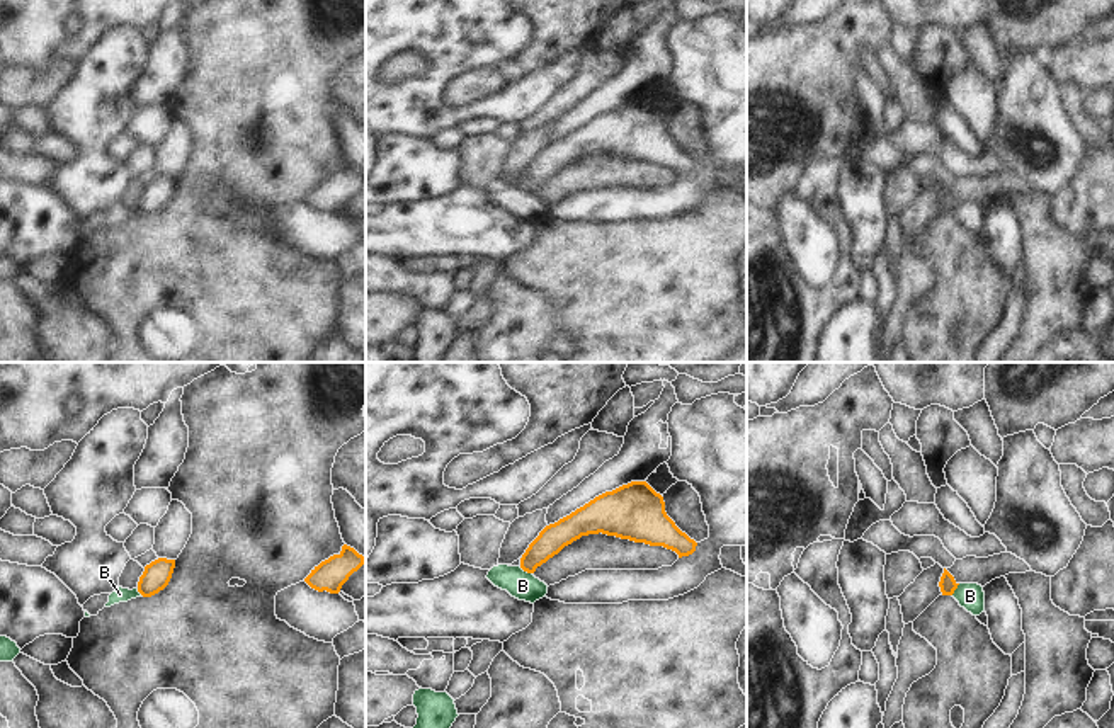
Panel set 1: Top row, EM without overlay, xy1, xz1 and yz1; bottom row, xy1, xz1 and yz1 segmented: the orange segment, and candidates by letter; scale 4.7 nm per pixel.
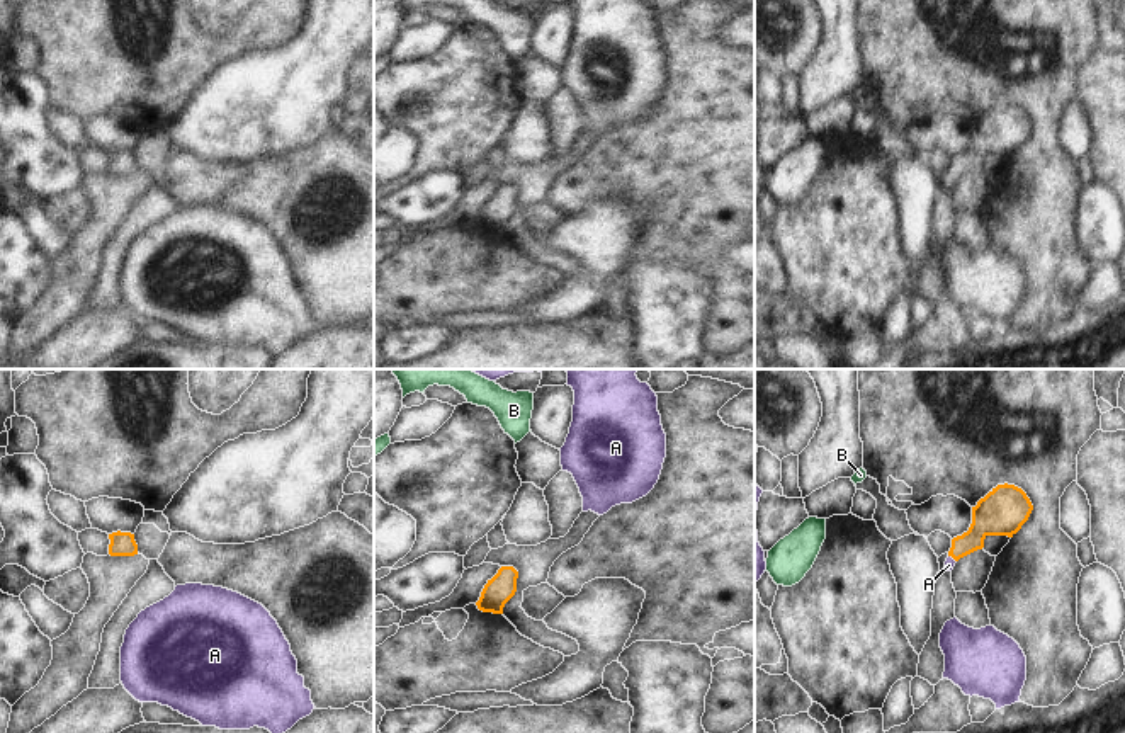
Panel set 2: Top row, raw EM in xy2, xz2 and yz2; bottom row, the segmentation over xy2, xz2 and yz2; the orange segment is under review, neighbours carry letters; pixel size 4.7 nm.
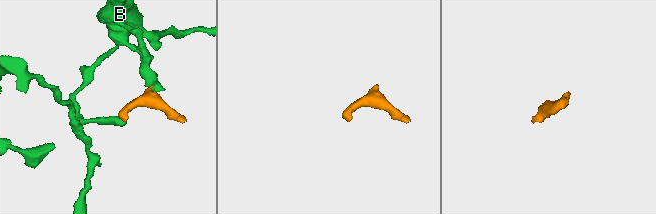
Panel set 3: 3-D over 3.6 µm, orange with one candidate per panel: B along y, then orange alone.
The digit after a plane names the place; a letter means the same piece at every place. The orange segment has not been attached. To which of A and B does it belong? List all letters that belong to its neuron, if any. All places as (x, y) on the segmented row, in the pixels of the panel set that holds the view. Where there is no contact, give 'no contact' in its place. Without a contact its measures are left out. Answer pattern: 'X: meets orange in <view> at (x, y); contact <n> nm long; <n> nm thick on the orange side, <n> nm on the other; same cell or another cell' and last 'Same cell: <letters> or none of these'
A: meets orange in yz2 at (952, 556); contact 50 nm long; 160 nm thick on the orange side, 50 nm on the other; same cell
B: meets orange in xz1 at (526, 570); contact 70 nm long; 140 nm thick on the orange side, 140 nm on the other; another cell
Same cell: A

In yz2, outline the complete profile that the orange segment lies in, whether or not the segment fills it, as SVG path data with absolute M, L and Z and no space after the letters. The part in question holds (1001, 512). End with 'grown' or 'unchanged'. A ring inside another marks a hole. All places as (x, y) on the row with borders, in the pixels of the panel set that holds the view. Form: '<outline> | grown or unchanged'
M998 485L972 507L972 524L967 532L952 539L945 570L952 571L955 563L984 548L987 536L1013 537L1028 520L1033 505L1026 493L1015 485Z | grown

